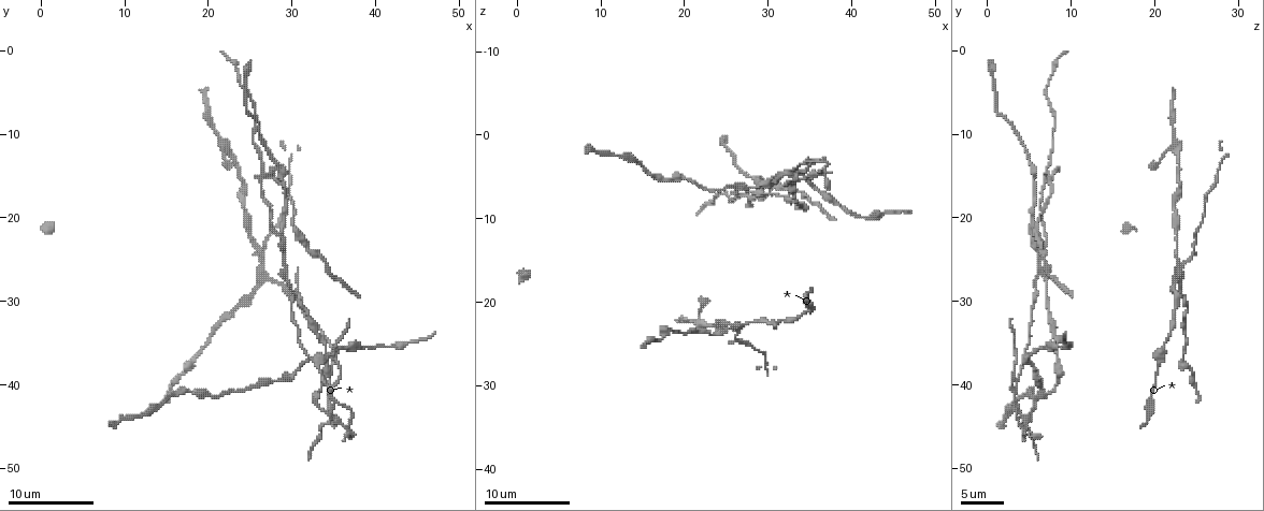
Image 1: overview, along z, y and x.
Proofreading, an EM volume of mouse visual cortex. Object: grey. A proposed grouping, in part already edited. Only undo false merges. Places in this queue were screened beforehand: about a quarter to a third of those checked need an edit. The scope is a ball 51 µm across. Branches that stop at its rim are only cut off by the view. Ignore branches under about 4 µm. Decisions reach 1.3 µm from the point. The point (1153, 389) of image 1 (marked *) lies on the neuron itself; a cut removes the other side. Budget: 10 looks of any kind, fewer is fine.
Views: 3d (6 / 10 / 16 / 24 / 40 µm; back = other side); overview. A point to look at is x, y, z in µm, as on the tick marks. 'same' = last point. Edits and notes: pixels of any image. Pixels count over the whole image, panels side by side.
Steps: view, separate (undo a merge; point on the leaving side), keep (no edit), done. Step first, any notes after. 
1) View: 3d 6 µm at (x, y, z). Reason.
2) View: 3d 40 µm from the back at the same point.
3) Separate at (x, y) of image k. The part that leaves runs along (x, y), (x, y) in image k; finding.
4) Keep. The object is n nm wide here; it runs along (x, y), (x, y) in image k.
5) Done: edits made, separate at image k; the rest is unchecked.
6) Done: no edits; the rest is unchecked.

View: 3d 16 µm at (26.8, 14.8, 7.2). Four arms meet.

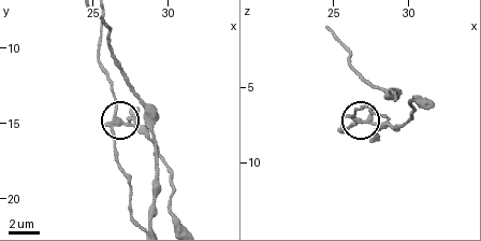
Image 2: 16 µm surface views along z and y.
Keep. 4 arms meet here; continuous, no second neuron.

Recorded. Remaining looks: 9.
View: 3d 6 µm at (29.2, 26.6, 6.0). Small branch off a trunk.

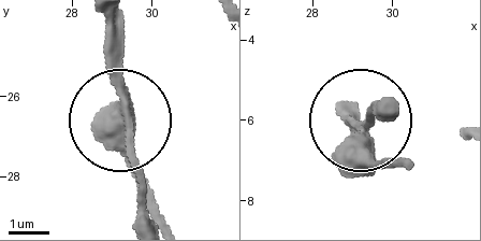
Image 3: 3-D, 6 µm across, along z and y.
Keep. 3 arms meet here; one neuron here.

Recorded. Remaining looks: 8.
View: 3d 10 µm at (32.4, 32.6, 7.8). Thick turns thin.

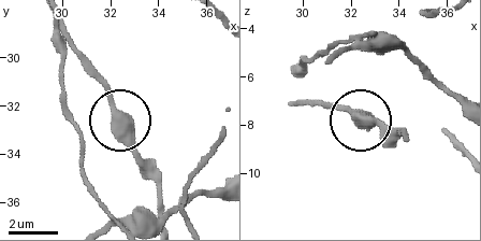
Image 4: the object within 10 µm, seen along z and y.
Keep. Continuous, no second neuron.

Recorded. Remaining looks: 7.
View: 3d 16 µm at (34.6, 40.6, 3.2). A fork.

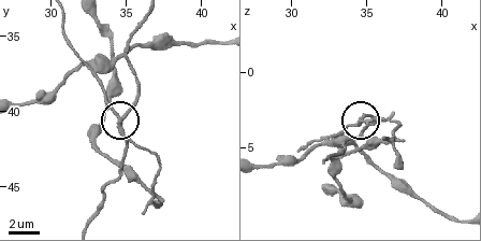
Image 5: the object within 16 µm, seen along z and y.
View: 3d 16 µm from the back at the same point.

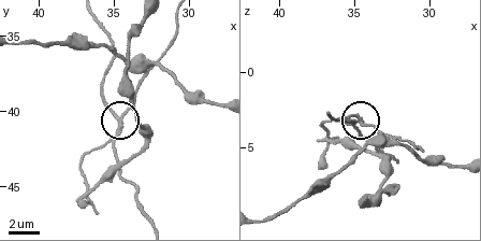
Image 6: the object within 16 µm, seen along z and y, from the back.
Keep. 3 arms meet here; continuous, no second neuron.

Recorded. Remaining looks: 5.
View: 3d 6 µm at (33.8, 24.8, 6.6). Narrows sharply.

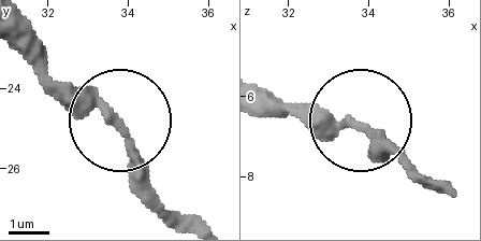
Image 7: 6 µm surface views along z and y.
Keep. The object is 280 nm wide here; it runs along (17, 44), (116, 116), (133, 188), (160, 218) in image 7; all the same neuron.

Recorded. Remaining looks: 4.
Done: no edits; the rest is unchecked.

